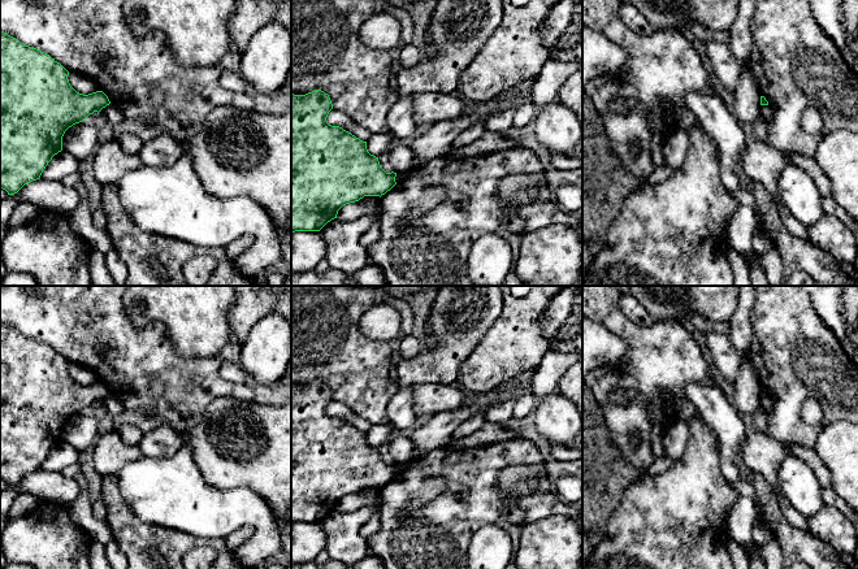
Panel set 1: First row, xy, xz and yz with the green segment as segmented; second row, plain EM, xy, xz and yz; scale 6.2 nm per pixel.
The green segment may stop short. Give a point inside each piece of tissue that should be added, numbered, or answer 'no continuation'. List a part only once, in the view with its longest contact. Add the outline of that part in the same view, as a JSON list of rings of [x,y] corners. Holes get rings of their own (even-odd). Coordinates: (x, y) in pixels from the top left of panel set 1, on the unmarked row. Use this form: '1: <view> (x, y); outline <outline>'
no continuation

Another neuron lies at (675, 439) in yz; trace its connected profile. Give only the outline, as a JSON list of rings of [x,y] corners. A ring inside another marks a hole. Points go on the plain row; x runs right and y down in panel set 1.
[[[675,420],[663,435],[666,455],[673,460],[680,460],[689,440],[689,426],[686,421]]]

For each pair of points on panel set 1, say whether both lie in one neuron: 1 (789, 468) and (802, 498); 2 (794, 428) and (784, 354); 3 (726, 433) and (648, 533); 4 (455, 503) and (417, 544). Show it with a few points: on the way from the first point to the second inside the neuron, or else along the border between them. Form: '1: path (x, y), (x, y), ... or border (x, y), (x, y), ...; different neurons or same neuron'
1: path (794, 476), (802, 490); same neuron
2: path (787, 409), (784, 372); same neuron
3: border (701, 416), (716, 437), (723, 464); different neurons
4: path (446, 513), (427, 534); same neuron

